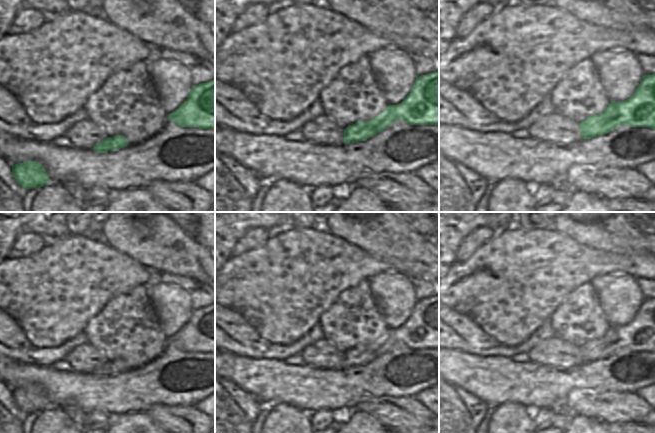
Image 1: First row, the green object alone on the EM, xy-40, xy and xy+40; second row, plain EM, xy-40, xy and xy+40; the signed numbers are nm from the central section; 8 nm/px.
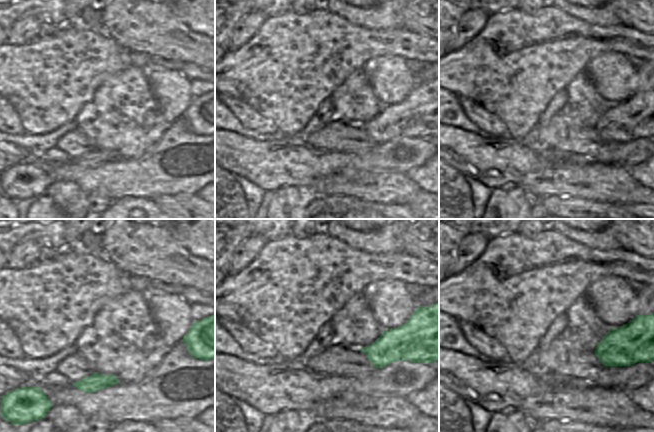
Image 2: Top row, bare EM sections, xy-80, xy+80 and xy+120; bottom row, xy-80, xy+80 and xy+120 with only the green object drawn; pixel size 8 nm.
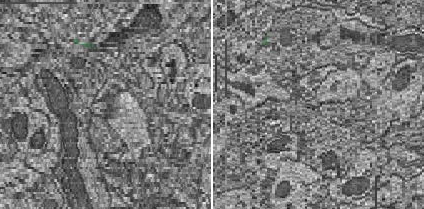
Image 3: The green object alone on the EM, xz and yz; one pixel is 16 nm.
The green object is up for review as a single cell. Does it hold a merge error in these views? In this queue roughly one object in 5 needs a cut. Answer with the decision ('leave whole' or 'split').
leave whole

